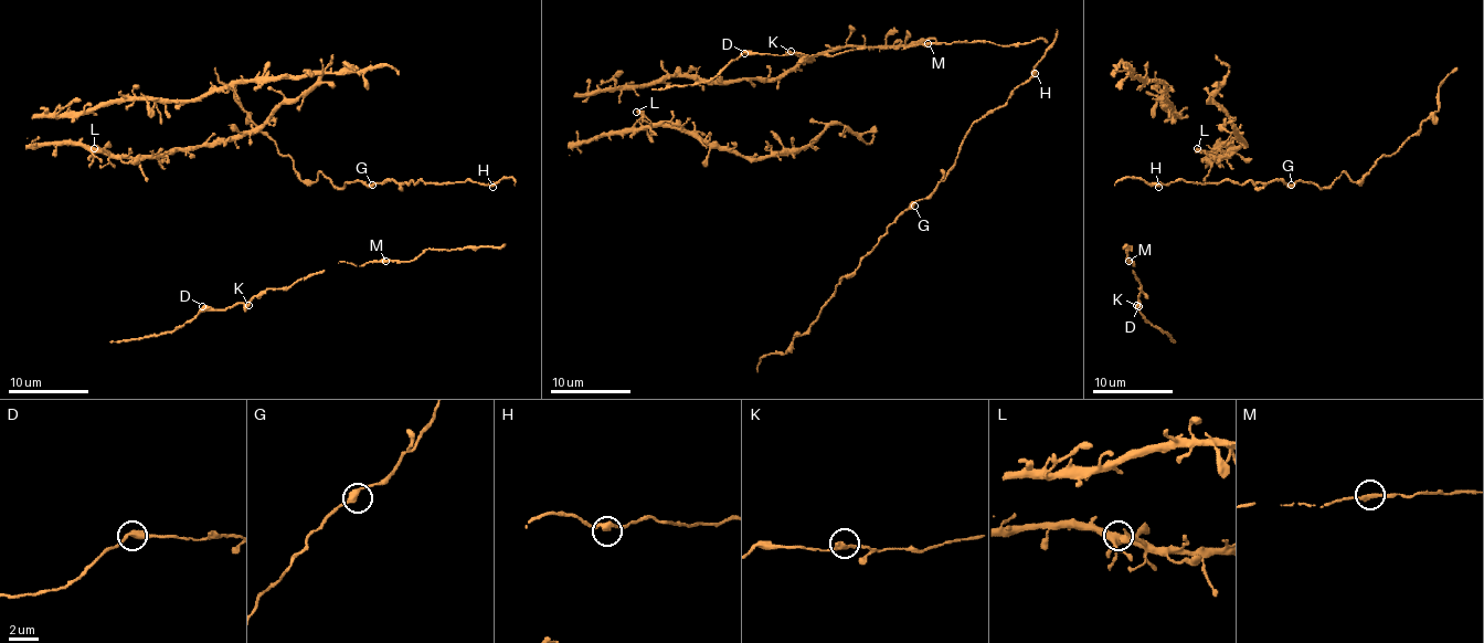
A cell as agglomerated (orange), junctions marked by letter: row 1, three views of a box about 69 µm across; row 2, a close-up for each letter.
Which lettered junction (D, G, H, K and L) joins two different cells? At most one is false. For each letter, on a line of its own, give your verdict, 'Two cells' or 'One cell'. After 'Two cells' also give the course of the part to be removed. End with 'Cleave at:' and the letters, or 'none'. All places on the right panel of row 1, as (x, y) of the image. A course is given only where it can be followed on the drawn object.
D: One cell
G: One cell
H: One cell
K: One cell
L: One cell
Cleave at: none

